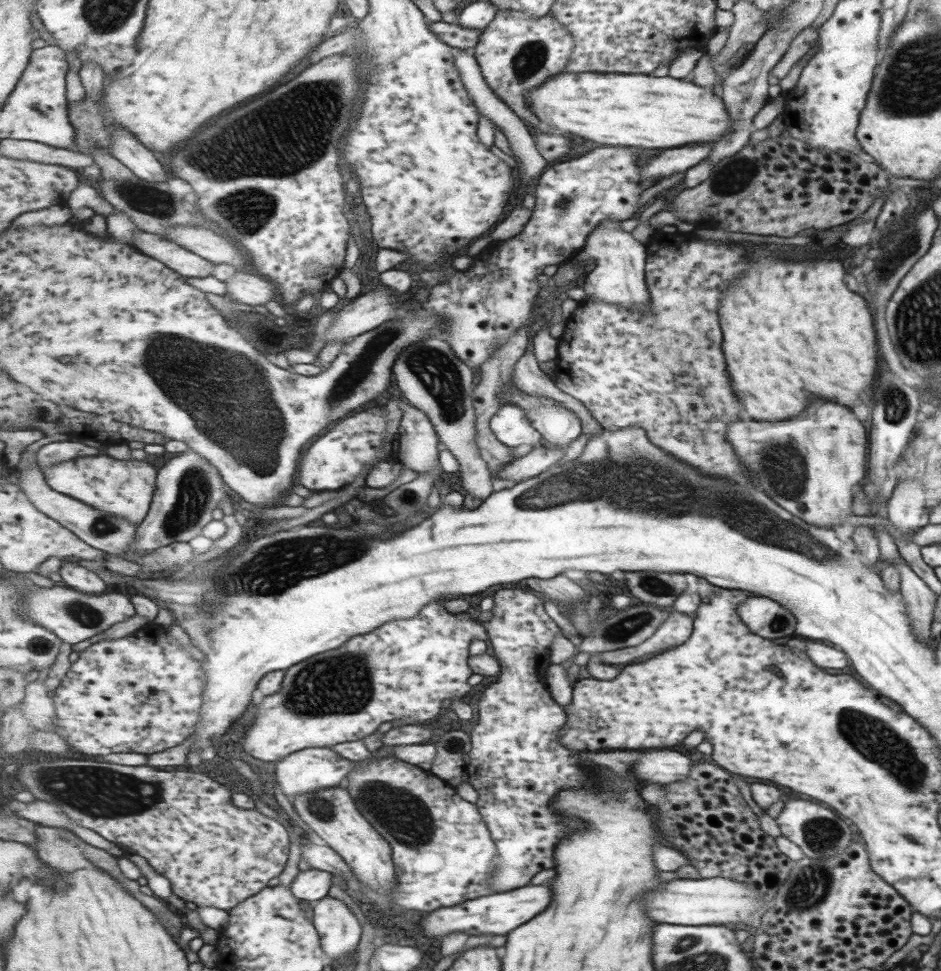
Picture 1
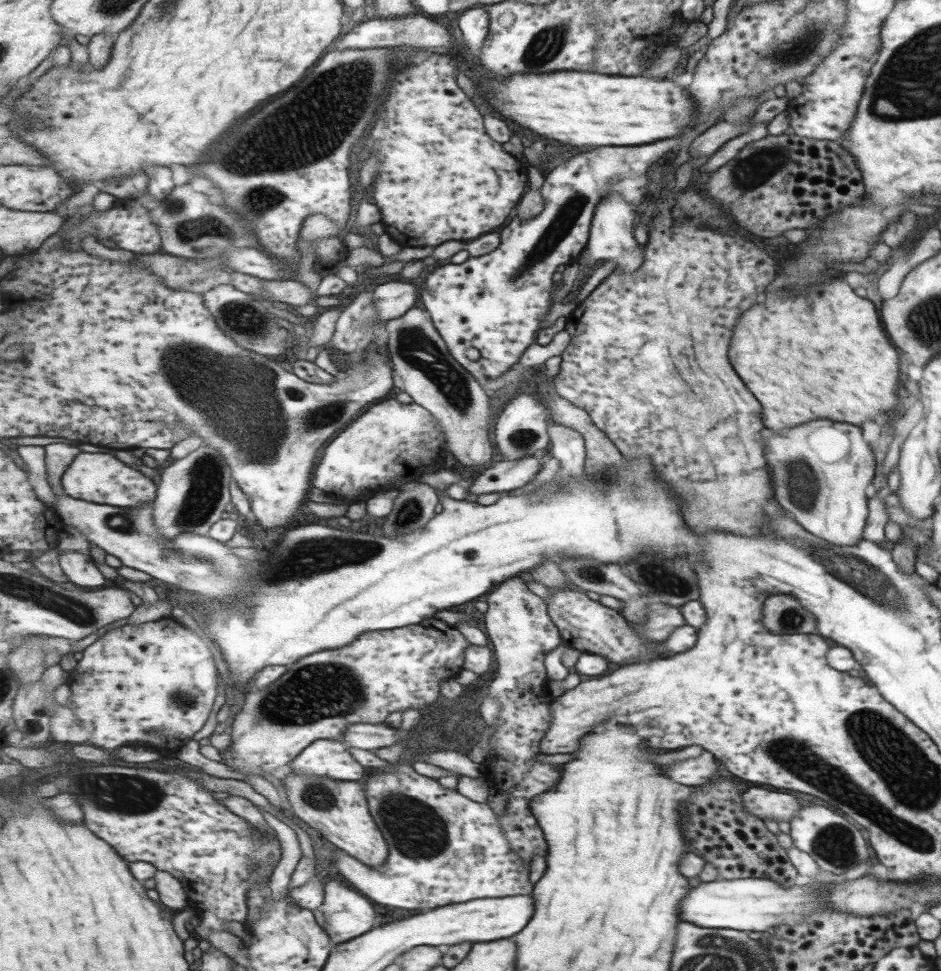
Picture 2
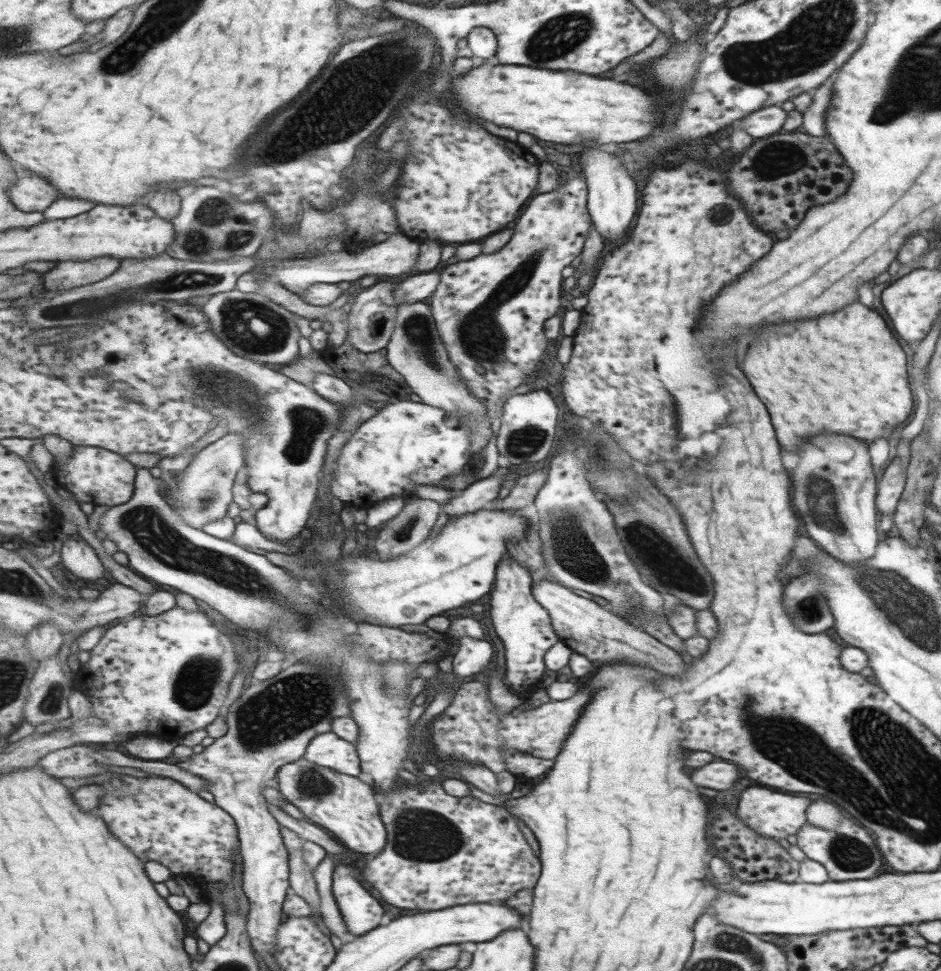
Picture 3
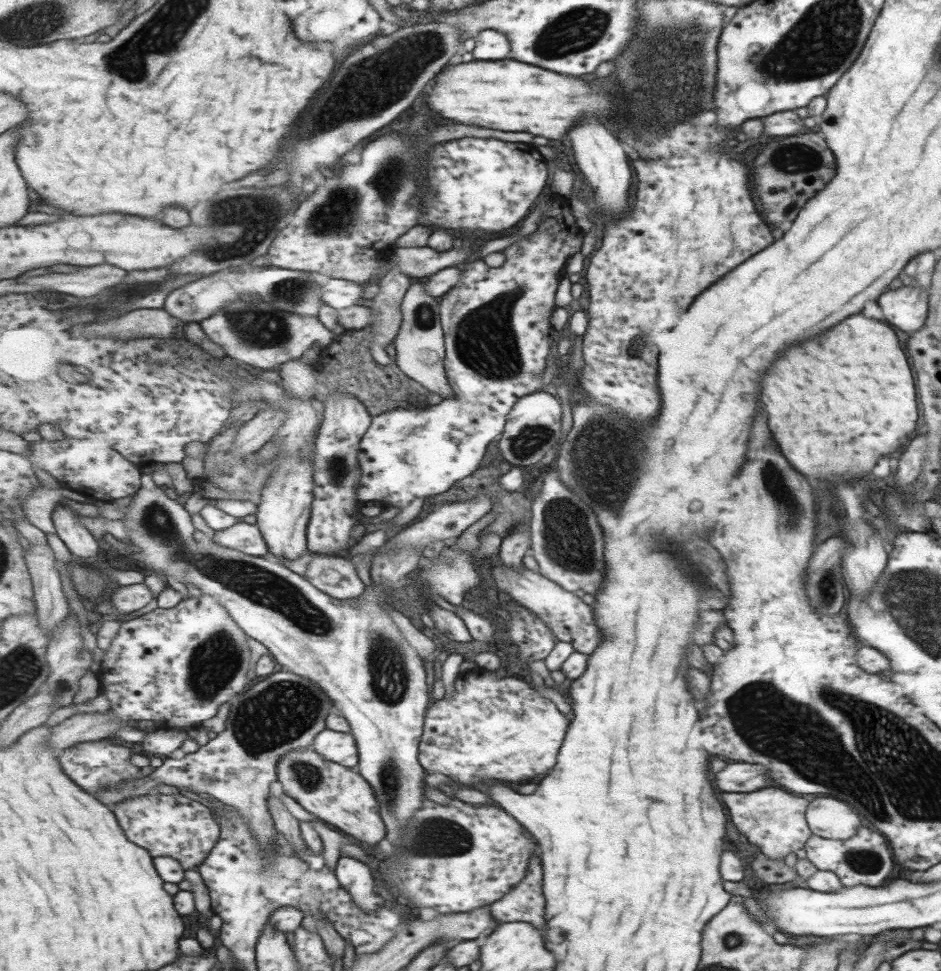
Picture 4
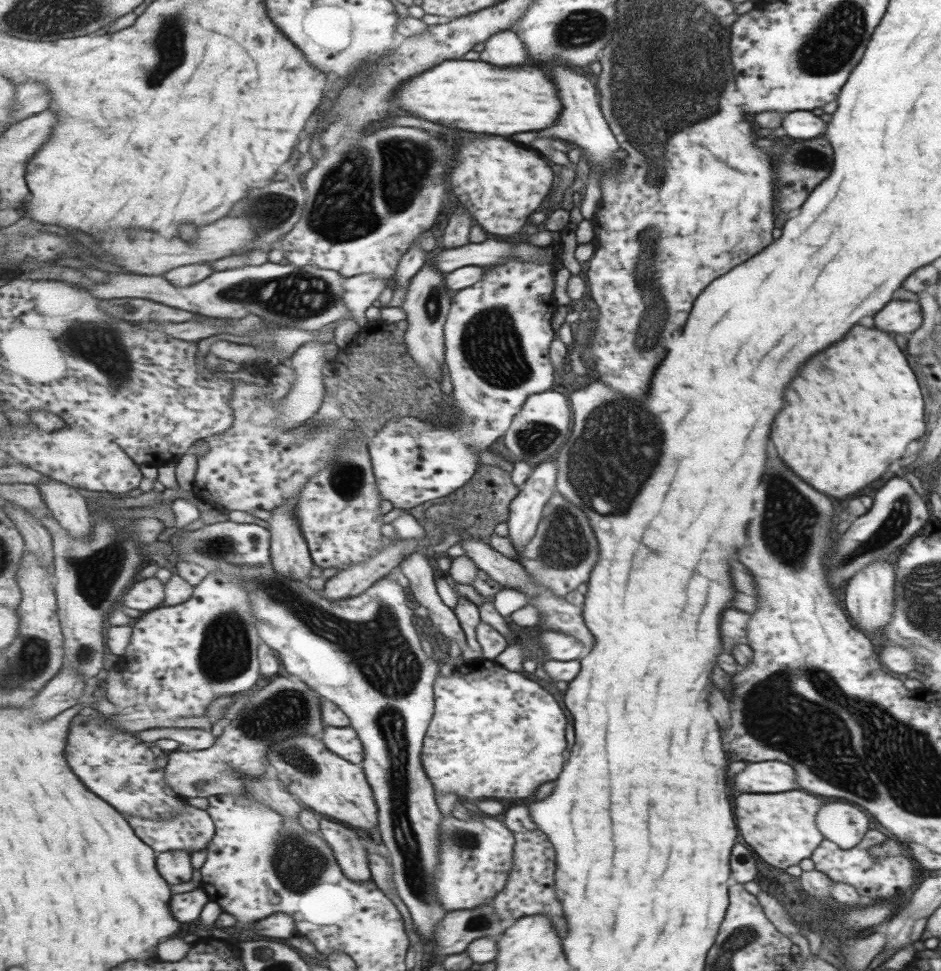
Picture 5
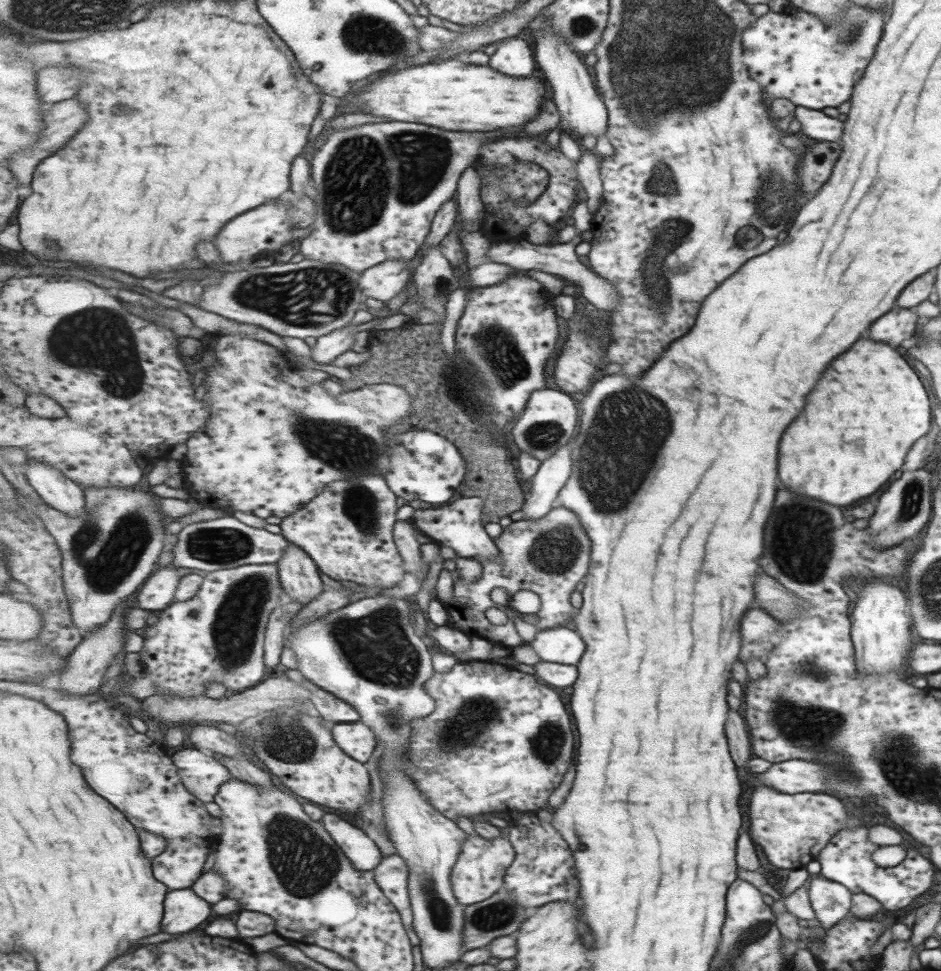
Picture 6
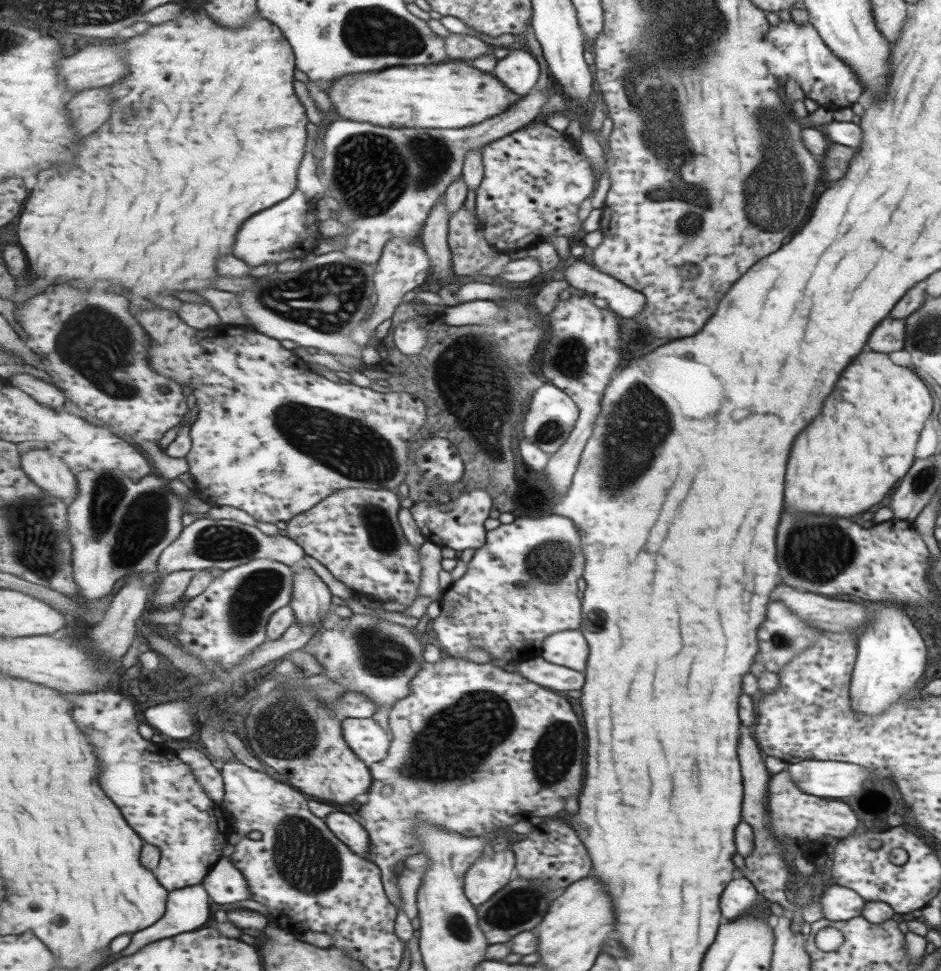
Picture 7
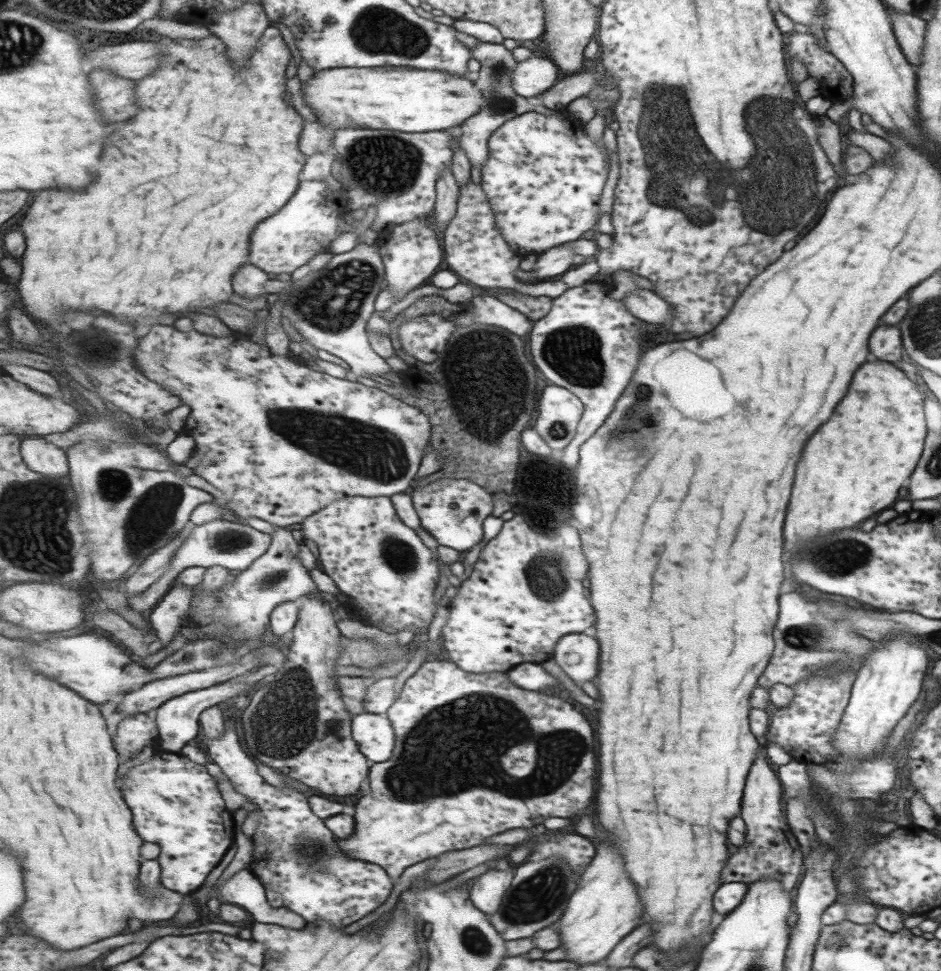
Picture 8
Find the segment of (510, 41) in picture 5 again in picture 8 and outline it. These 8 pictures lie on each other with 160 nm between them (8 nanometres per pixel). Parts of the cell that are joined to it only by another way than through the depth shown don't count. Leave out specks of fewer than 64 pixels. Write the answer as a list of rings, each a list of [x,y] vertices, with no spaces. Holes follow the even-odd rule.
[[[531,56],[526,61],[519,62],[513,74],[513,86],[517,94],[524,98],[539,97],[559,82],[562,76],[555,62],[547,58]]]

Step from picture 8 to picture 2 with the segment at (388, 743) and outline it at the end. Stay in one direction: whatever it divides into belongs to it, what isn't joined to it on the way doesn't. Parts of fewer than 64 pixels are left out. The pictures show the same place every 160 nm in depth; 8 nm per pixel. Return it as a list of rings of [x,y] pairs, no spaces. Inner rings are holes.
[[[321,739],[310,744],[290,765],[291,772],[340,781],[363,781],[365,766],[354,757],[345,740]]]

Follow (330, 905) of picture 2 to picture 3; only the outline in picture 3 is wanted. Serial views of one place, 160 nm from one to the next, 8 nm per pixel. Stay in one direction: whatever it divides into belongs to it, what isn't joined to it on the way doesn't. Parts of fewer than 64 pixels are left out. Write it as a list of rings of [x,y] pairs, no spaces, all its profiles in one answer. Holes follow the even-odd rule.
[[[337,865],[333,890],[348,929],[357,937],[386,921],[383,904],[357,878],[357,868]]]

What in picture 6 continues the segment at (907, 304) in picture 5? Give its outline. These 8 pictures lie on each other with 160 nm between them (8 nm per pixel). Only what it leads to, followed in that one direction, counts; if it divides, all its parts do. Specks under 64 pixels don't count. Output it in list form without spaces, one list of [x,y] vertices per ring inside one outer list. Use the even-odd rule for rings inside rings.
[[[897,308],[883,314],[883,318],[875,320],[875,326],[869,330],[869,338],[875,338],[875,342],[887,342],[889,346],[899,346],[901,340],[915,334],[920,322],[917,314],[908,308]]]

